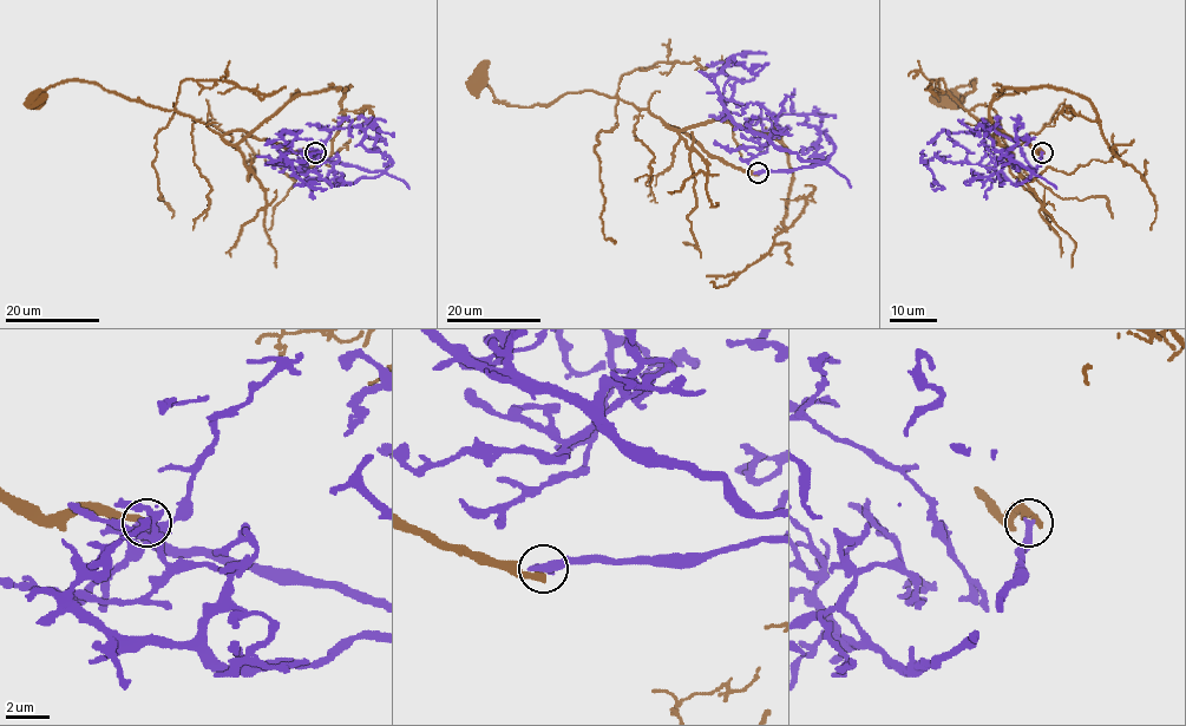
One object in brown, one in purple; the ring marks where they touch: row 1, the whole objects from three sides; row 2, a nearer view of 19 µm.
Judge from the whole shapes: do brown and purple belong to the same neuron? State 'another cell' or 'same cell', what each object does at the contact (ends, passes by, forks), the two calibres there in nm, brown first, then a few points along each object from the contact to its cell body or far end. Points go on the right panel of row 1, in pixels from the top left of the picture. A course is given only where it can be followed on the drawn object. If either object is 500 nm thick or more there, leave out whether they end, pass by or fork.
same cell; brown ends there; purple ends there; 320 nm thick on the brown side, 480 nm on the other; brown runs (1042, 152), (1002, 130), (989, 135), (960, 105), (976, 80), (951, 90), (947, 97), (950, 99); purple runs (1042, 152), (1040, 163), (1020, 184), (1003, 180), (991, 168), (930, 158), (925, 165), (942, 187), (931, 189)

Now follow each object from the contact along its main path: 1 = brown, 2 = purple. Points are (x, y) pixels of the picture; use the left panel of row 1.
1: (315, 152), (290, 151), (242, 130), (218, 135), (192, 118), (98, 84), (64, 80), (35, 99)
2: (315, 152), (381, 174), (329, 184), (273, 162), (282, 157), (295, 175), (327, 189)

